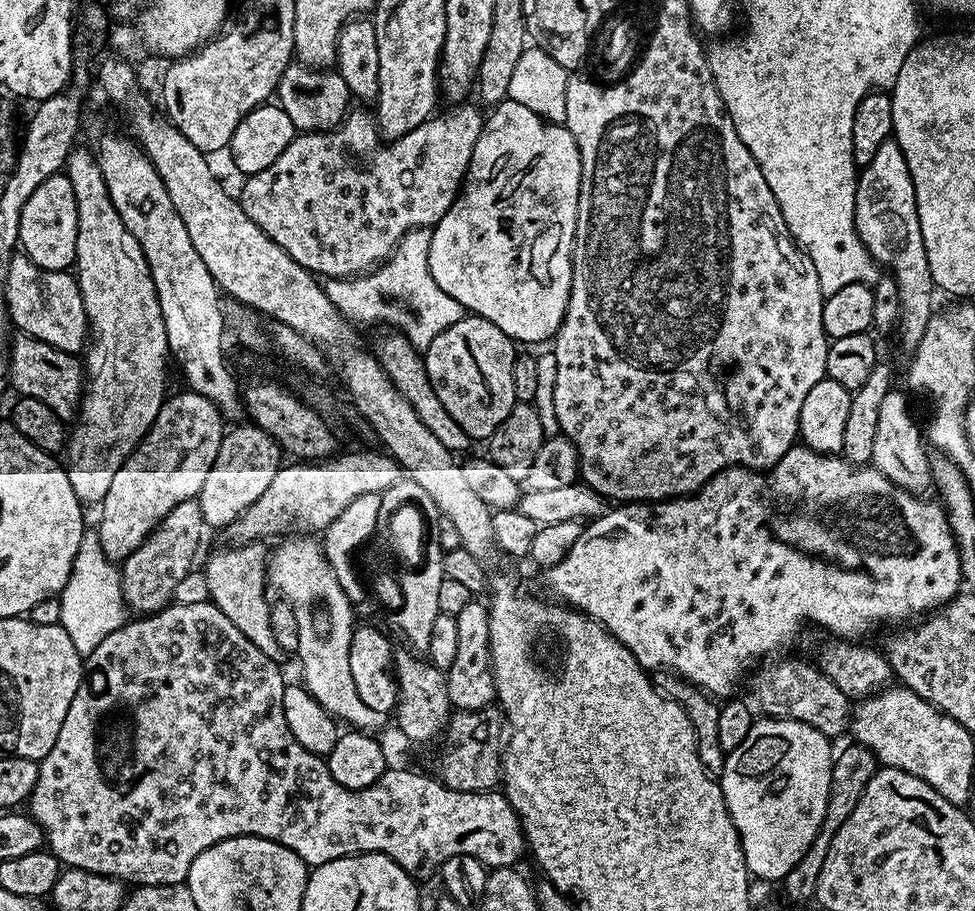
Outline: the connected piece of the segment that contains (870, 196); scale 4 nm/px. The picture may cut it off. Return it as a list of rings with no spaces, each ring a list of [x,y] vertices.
[[[894,138],[882,142],[872,161],[859,169],[854,222],[859,243],[864,243],[861,244],[863,251],[869,252],[877,265],[890,270],[891,276],[896,279],[900,295],[900,348],[904,357],[911,357],[916,352],[919,342],[922,342],[922,334],[926,334],[926,326],[934,314],[934,285],[918,222],[914,182],[910,178],[906,158]]]

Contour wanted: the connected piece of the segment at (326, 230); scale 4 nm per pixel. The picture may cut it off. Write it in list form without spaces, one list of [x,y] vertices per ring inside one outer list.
[[[461,103],[459,106],[452,106],[445,116],[441,114],[433,115],[422,126],[418,126],[414,130],[410,130],[402,138],[384,143],[378,131],[377,121],[374,119],[373,113],[349,111],[344,117],[344,123],[341,127],[330,132],[305,132],[298,134],[290,142],[290,146],[286,146],[286,150],[282,150],[282,154],[278,154],[278,158],[274,158],[274,162],[270,162],[270,166],[266,166],[266,170],[262,170],[258,174],[247,177],[243,182],[244,189],[238,192],[238,199],[242,210],[246,210],[246,218],[250,218],[250,222],[254,222],[261,230],[265,232],[274,242],[278,242],[278,246],[282,246],[282,250],[286,250],[286,254],[290,254],[290,258],[294,258],[294,262],[298,262],[306,271],[315,274],[320,278],[347,278],[349,276],[359,276],[363,273],[373,271],[377,266],[384,263],[391,256],[392,252],[398,246],[398,242],[409,232],[413,230],[428,230],[436,225],[442,218],[442,214],[446,214],[446,210],[450,210],[450,206],[456,201],[456,197],[462,191],[465,176],[468,175],[468,167],[470,166],[470,158],[474,154],[474,146],[480,137],[480,131],[484,129],[485,113],[475,103]]]

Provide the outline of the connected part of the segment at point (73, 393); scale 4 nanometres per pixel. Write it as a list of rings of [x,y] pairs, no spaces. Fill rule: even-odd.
[[[16,334],[11,337],[8,354],[8,379],[16,394],[38,398],[46,402],[54,414],[65,422],[77,419],[86,391],[86,368],[76,361],[77,357],[70,352],[63,352],[33,336]]]

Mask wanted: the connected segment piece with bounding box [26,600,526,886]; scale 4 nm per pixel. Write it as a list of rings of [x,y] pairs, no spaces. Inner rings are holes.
[[[208,600],[194,605],[173,602],[161,612],[136,618],[133,624],[132,621],[126,622],[114,630],[114,634],[102,638],[100,645],[83,661],[78,694],[74,694],[74,702],[70,702],[70,710],[66,710],[66,722],[62,722],[62,730],[58,730],[58,738],[50,754],[39,761],[38,782],[26,801],[27,811],[38,822],[38,826],[42,826],[44,839],[52,855],[68,868],[111,876],[128,886],[185,883],[194,858],[198,858],[202,850],[235,836],[261,836],[278,842],[298,854],[298,858],[309,866],[362,852],[381,852],[398,862],[402,870],[420,882],[427,876],[435,877],[440,865],[451,856],[478,858],[478,862],[482,862],[489,870],[519,865],[519,860],[526,856],[526,837],[520,824],[520,815],[510,806],[503,791],[455,792],[441,784],[435,775],[423,776],[420,772],[395,766],[385,770],[378,782],[359,790],[334,782],[327,759],[315,756],[302,747],[294,739],[294,734],[290,734],[290,726],[286,726],[286,714],[282,714],[286,677],[280,673],[276,663],[275,659],[269,658],[262,649],[254,646],[254,642],[250,642],[250,638],[246,638],[246,634],[242,634],[242,630],[238,630],[238,626],[234,626],[226,614],[222,614],[220,607]]]

